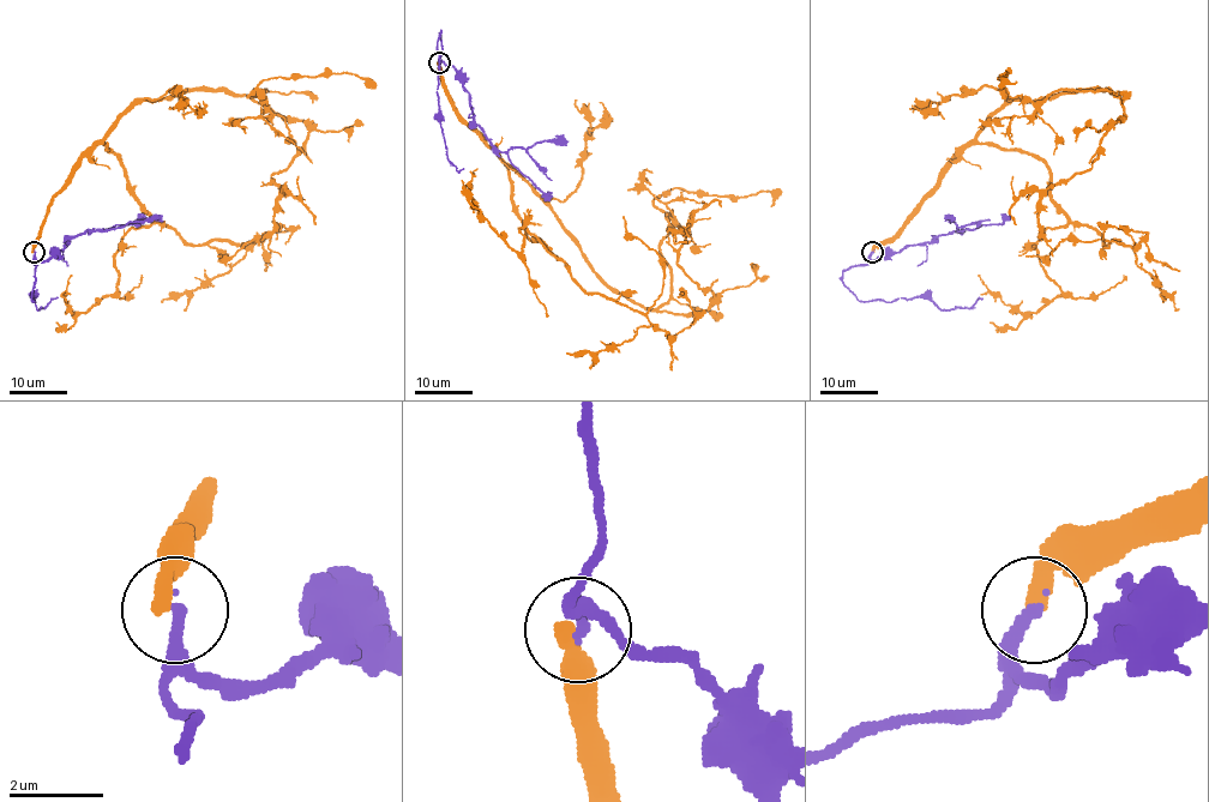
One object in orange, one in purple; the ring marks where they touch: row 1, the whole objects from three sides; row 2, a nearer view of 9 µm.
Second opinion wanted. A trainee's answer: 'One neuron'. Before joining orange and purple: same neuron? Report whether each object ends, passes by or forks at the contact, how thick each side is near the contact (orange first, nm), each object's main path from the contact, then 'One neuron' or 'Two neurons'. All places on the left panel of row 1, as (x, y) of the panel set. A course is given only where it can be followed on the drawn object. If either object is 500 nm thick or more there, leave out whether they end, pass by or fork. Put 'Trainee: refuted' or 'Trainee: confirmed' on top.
Trainee: refuted
At the ring orange ends. At the ring purple ends. Thickness 360 nm (orange) against 280 nm. Course of orange: (32, 252), (71, 169), (136, 102), (366, 80). Course of purple: (35, 252), (32, 302), (32, 296), (37, 309), (58, 296). Two neurons

